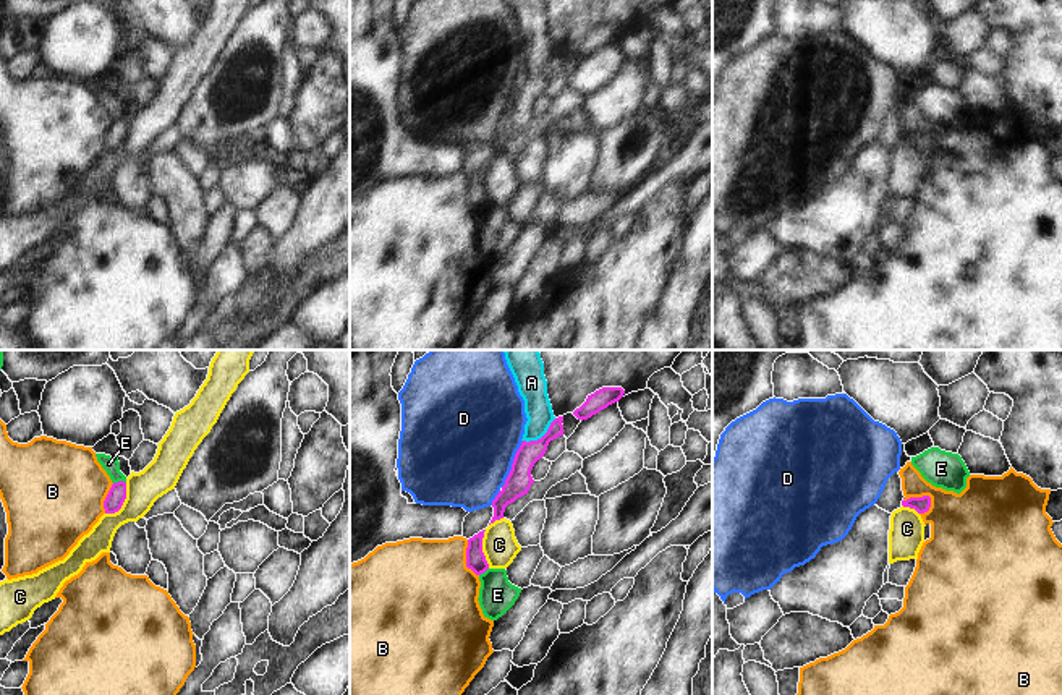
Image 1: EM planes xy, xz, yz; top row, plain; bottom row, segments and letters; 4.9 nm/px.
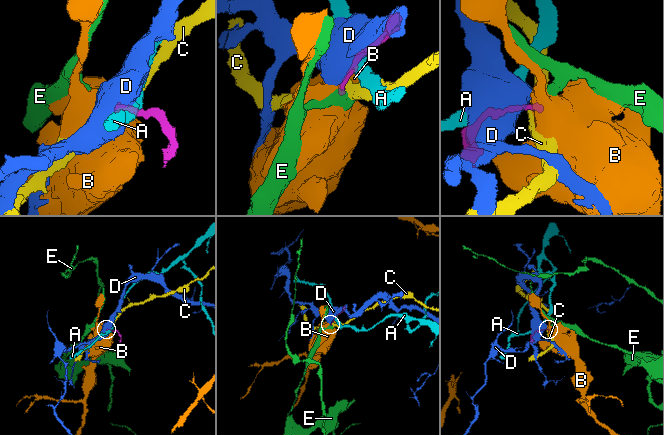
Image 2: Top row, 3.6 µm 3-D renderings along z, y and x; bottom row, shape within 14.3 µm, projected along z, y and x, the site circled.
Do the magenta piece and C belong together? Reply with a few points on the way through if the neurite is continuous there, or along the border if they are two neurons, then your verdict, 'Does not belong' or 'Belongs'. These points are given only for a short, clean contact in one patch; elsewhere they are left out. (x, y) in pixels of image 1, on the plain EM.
Boundary: xy (127, 120), (123, 141), (117, 148), (106, 151). Does not belong

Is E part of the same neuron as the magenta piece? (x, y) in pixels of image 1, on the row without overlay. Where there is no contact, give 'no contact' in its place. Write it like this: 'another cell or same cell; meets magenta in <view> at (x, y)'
another cell; meets magenta in xy at (118, 119)

